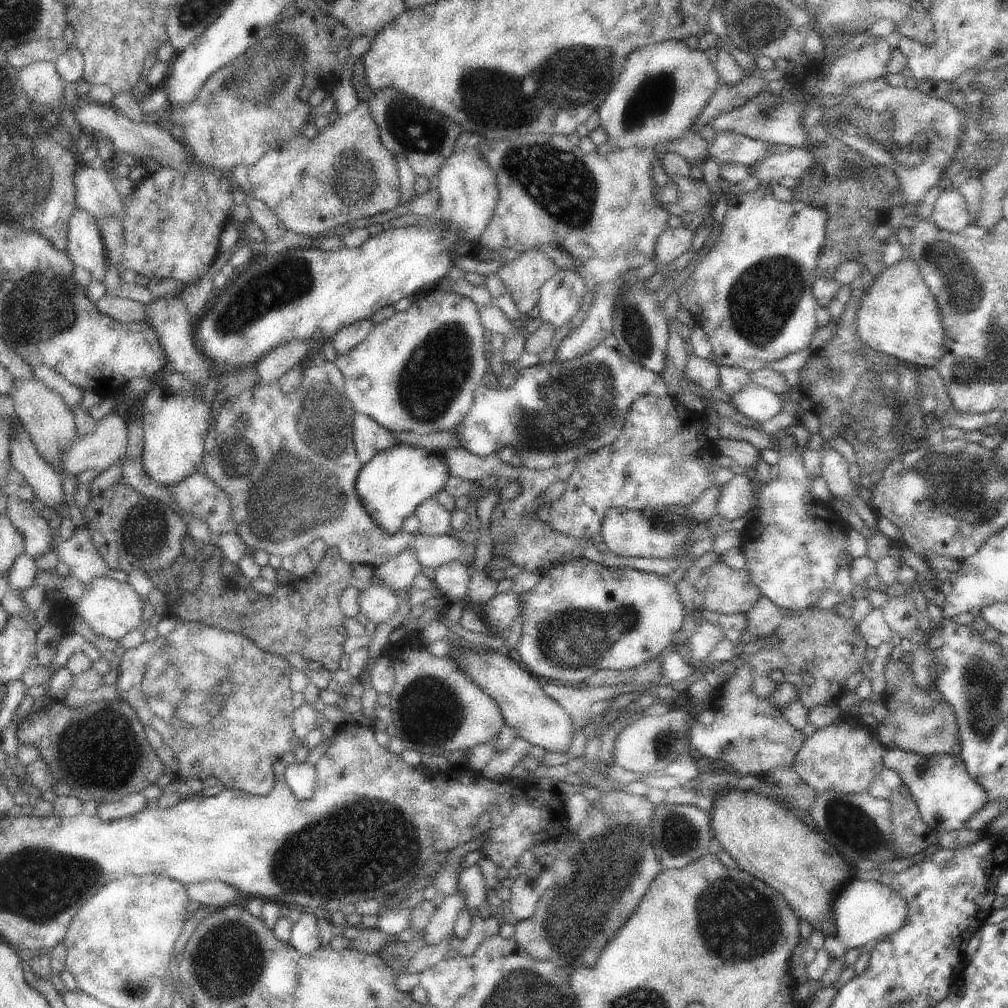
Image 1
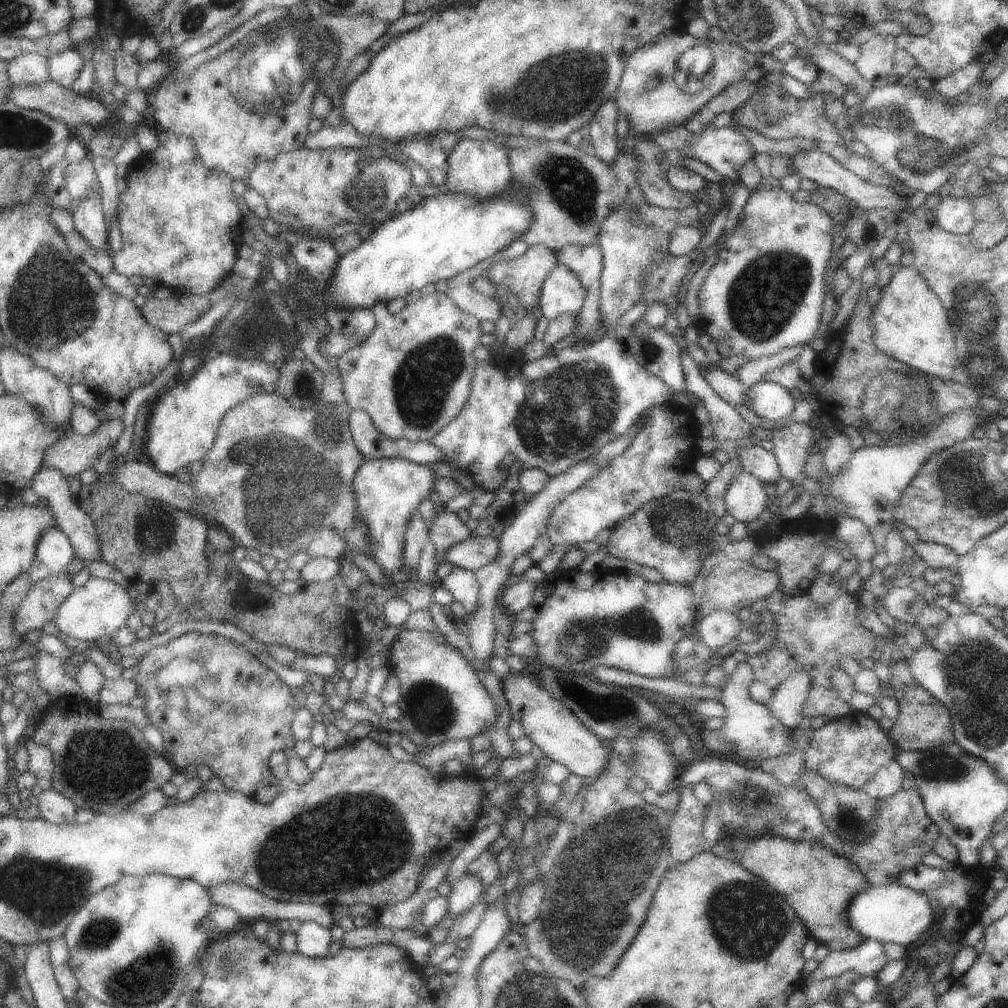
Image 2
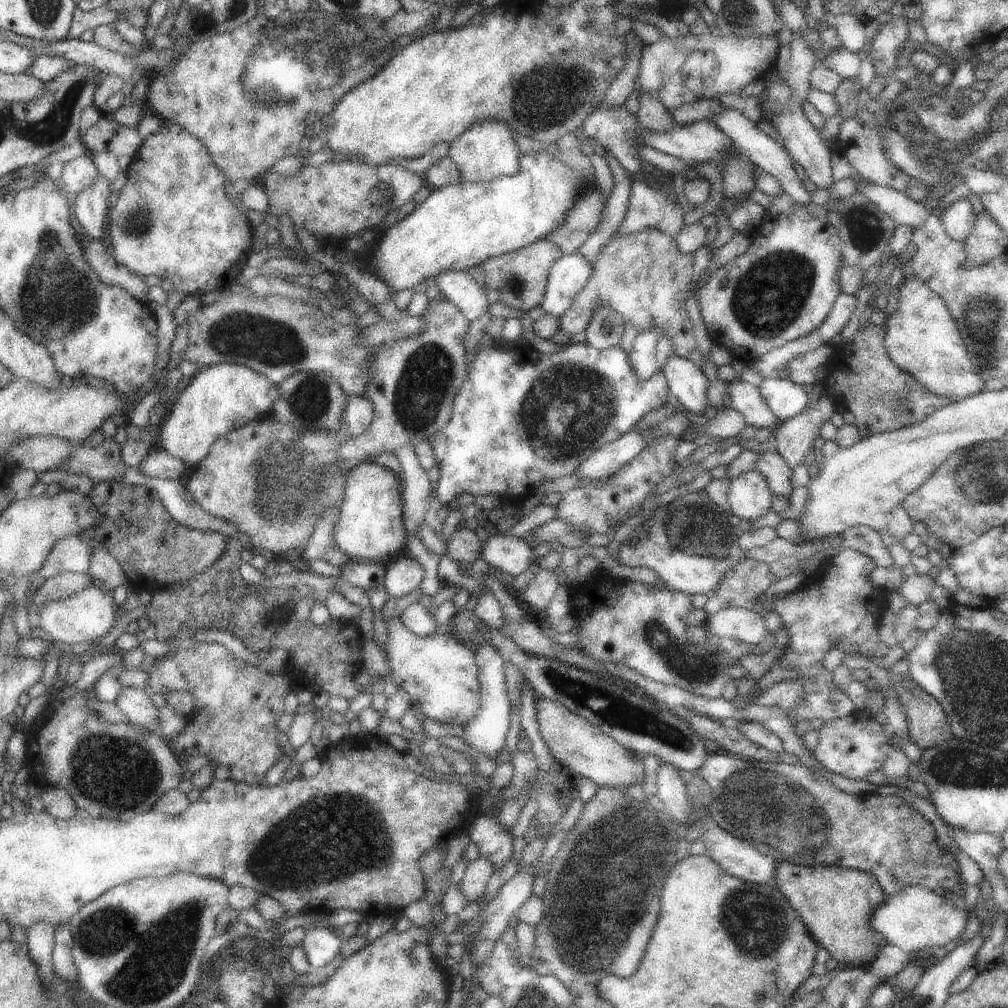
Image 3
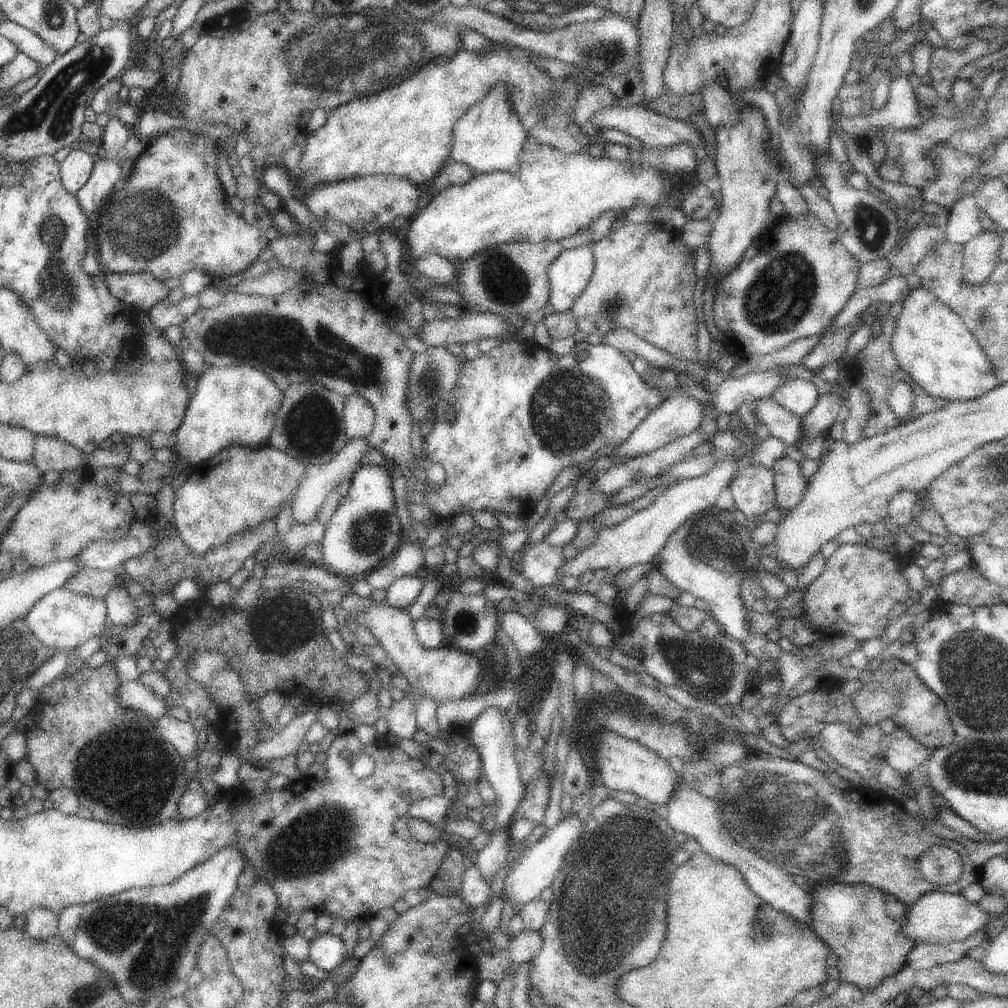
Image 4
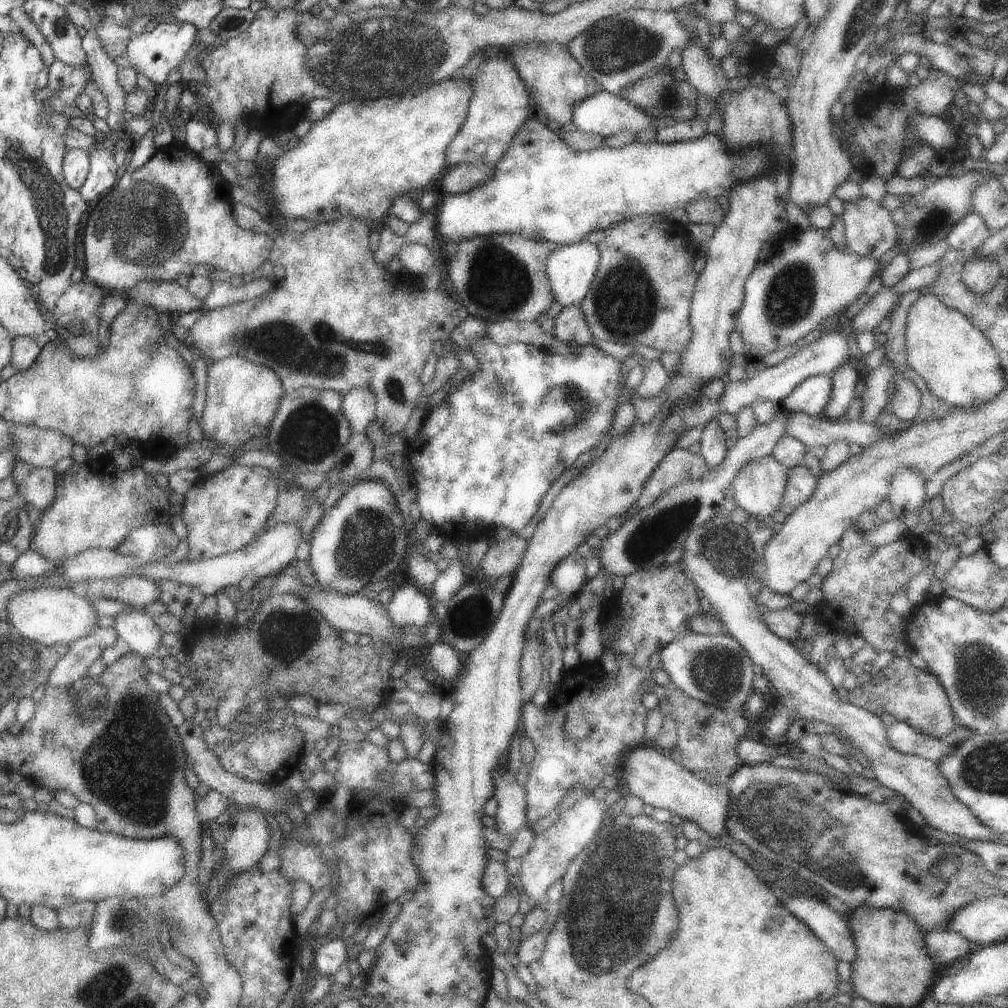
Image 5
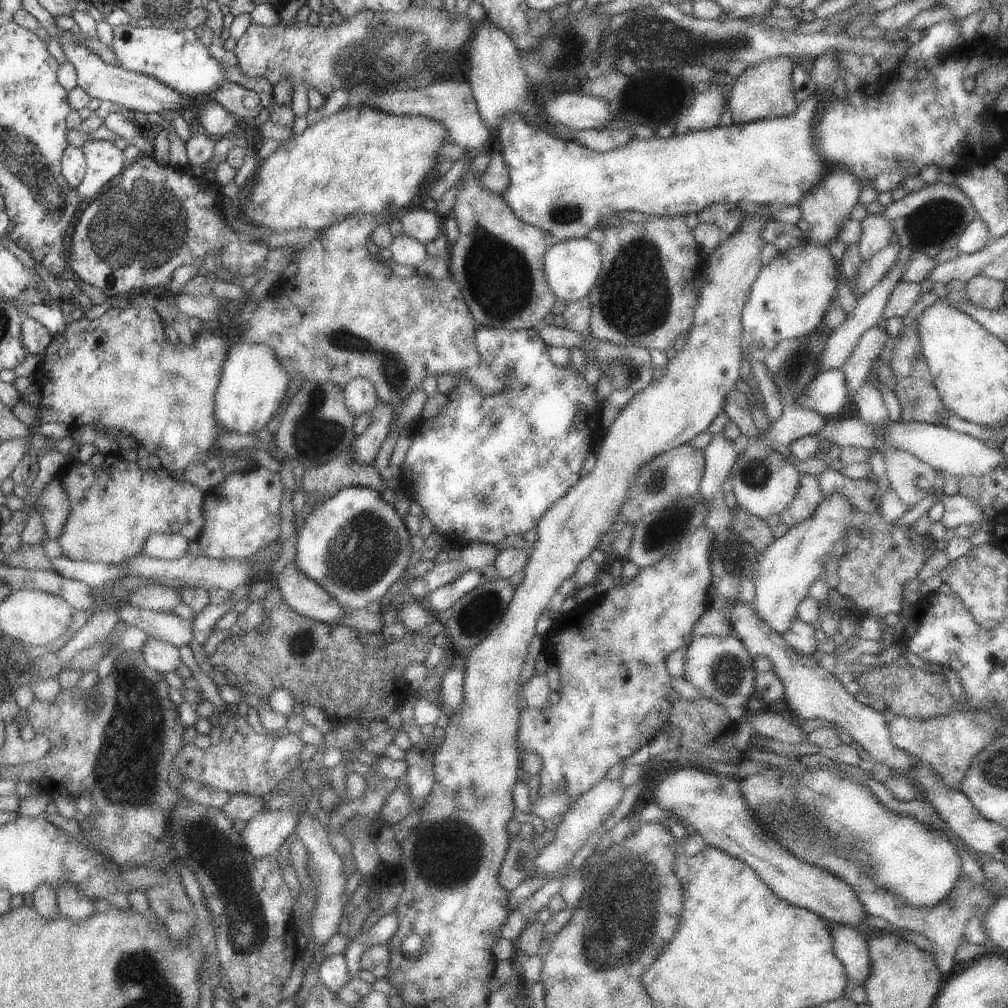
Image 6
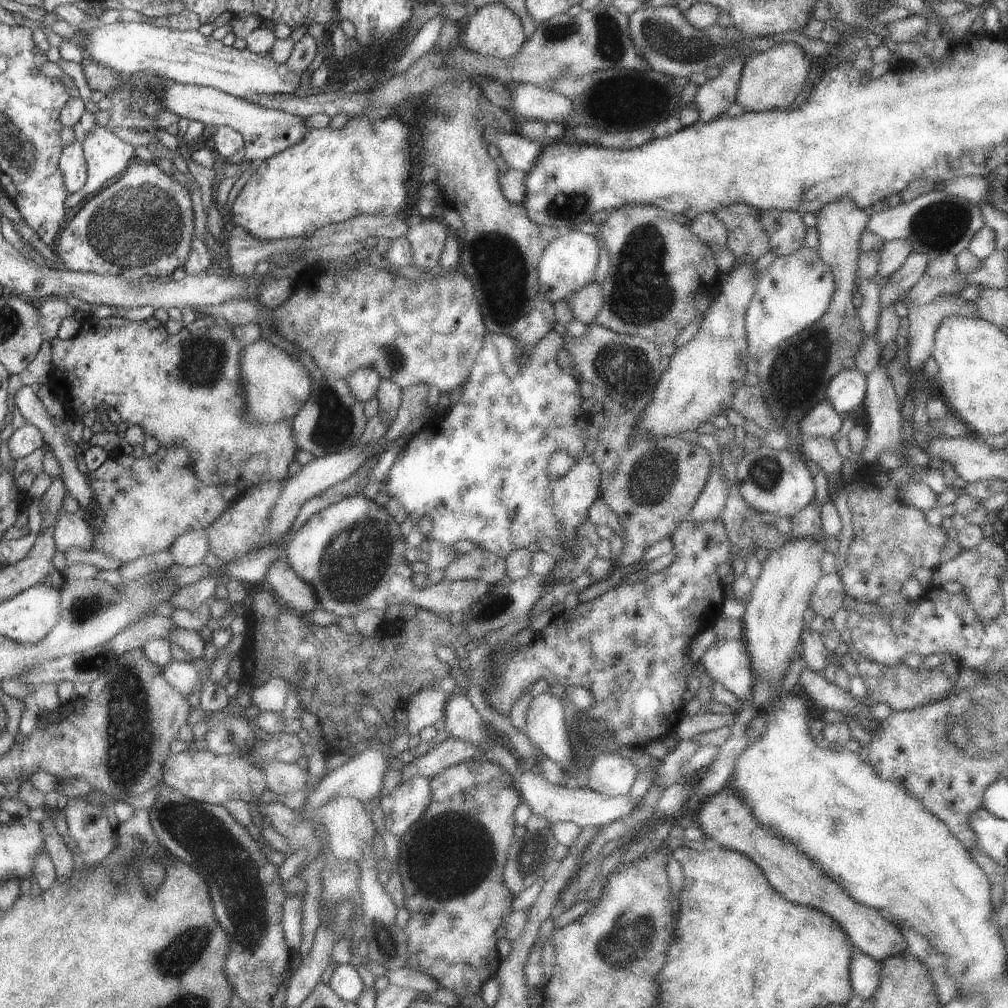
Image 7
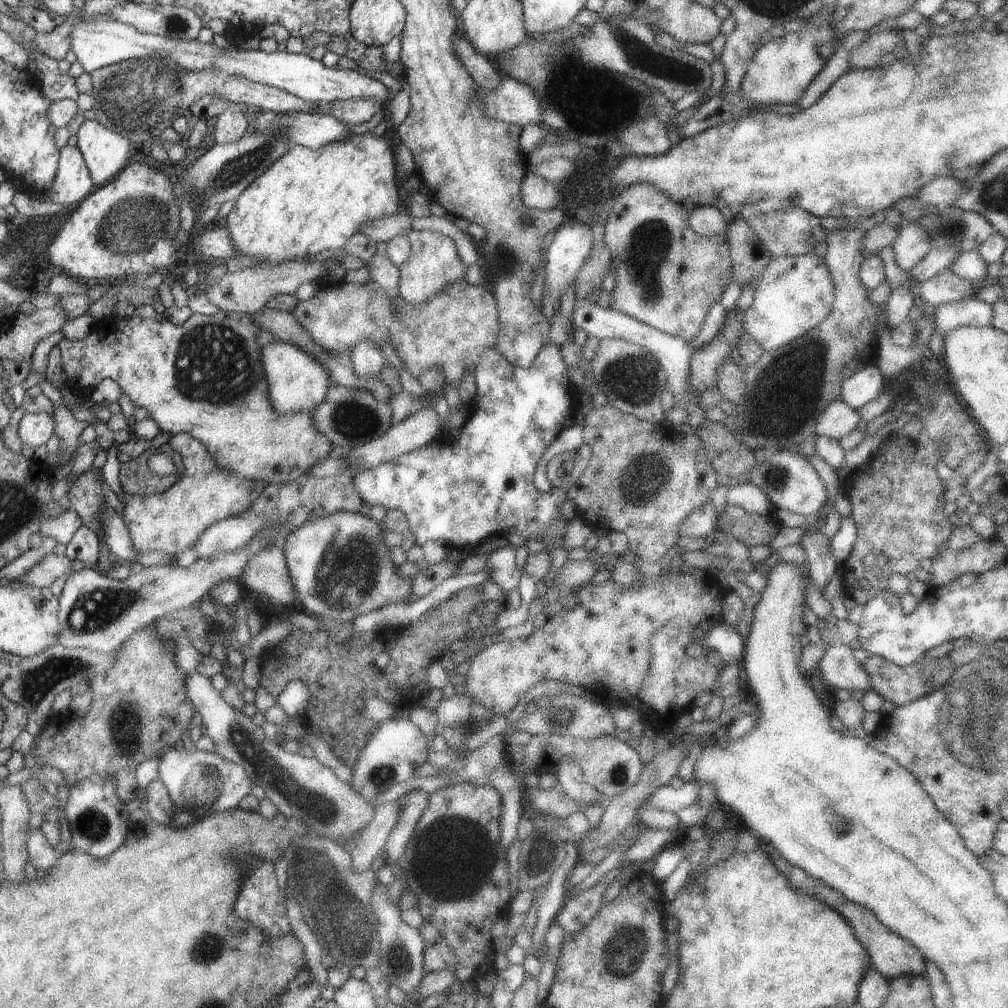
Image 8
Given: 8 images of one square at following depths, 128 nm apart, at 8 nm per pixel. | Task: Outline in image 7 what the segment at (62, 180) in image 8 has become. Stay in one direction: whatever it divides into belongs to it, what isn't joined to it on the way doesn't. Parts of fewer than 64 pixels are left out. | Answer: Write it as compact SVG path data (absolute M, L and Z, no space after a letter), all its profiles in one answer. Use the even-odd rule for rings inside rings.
M75 141L66 146L61 156L61 169L70 194L84 186L87 181L87 166L82 143Z

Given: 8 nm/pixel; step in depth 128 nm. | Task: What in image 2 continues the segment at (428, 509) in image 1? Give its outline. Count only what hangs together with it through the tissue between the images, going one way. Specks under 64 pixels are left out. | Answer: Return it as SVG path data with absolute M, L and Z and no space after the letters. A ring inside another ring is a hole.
M442 509L434 521L429 526L431 535L429 538L434 543L436 549L436 565L444 561L444 554L449 546L456 544L458 541L466 540L470 537L471 530L466 523L460 520L457 513Z

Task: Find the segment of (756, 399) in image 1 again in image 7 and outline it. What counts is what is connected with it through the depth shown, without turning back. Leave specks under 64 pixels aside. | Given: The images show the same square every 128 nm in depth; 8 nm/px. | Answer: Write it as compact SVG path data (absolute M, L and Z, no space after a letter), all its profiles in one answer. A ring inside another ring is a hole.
M858 369L841 370L830 379L825 400L844 417L856 414L865 397L866 383L867 376Z

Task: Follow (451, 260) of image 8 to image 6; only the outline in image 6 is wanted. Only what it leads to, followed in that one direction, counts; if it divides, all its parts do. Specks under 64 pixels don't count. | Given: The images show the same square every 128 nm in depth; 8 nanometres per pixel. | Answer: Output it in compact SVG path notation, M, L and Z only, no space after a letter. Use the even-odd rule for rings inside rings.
M407 210L400 216L406 235L422 244L432 242L440 232L440 217L436 213L423 210Z

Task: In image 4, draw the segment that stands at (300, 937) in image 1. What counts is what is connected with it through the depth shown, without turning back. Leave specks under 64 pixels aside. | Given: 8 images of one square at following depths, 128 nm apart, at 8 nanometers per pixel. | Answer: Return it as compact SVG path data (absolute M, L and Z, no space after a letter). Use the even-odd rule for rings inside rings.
M331 932L321 933L309 941L309 960L318 968L329 972L338 966L347 955L348 950L341 937Z

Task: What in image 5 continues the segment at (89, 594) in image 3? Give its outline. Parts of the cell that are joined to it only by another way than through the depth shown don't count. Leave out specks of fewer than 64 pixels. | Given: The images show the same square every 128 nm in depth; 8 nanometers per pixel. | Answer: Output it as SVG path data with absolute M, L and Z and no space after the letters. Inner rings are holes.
M42 587L18 591L8 604L9 620L14 631L32 643L40 643L51 647L68 646L72 640L80 638L82 630L90 626L90 634L96 626L95 606L80 591L72 588L57 589L56 587Z

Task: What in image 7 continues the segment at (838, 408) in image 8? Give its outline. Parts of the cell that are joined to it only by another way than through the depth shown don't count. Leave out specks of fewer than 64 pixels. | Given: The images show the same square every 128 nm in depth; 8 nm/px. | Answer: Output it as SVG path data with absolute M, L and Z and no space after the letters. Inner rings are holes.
M826 402L811 408L799 420L799 434L803 439L828 437L836 434L846 417L842 416L833 405Z

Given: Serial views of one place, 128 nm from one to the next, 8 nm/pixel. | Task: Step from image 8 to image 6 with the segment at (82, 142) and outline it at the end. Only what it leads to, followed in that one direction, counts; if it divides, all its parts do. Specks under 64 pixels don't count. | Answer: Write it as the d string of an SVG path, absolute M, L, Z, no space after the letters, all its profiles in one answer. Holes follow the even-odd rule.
M89 138L82 150L87 167L82 182L75 189L89 202L116 182L124 170L124 154L110 141L90 142Z

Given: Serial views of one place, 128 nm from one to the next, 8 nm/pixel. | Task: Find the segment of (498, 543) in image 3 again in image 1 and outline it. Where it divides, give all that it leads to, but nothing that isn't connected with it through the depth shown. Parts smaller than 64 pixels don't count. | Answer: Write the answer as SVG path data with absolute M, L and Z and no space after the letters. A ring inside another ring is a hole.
M321 353L307 365L303 371L303 378L298 389L291 393L286 393L281 389L278 384L258 386L258 388L252 390L252 392L240 393L238 397L232 397L226 399L221 404L221 409L218 410L218 414L214 412L216 420L212 420L209 426L208 437L205 438L205 450L207 453L207 459L204 464L208 468L208 474L213 478L214 482L221 487L222 490L226 490L227 494L232 500L234 516L239 526L238 534L244 540L247 546L254 546L255 550L266 550L270 554L277 554L280 558L284 556L290 556L294 558L298 553L301 553L313 540L320 539L324 541L328 548L334 547L338 551L338 554L347 563L356 563L359 565L370 565L371 567L377 567L384 565L386 561L392 561L397 554L402 553L405 550L413 550L416 553L418 562L422 568L432 570L438 565L450 562L458 561L468 566L468 569L472 569L475 545L465 543L464 541L456 540L449 534L444 535L423 535L422 533L407 533L406 531L400 531L394 534L387 533L381 526L373 521L373 518L369 515L369 511L366 510L366 506L361 502L360 496L356 491L357 474L361 472L362 459L357 453L357 443L354 442L354 415L358 414L357 410L354 410L354 403L350 402L349 394L346 394L345 378L342 376L342 371L338 370L338 366L333 362L325 360L325 357Z

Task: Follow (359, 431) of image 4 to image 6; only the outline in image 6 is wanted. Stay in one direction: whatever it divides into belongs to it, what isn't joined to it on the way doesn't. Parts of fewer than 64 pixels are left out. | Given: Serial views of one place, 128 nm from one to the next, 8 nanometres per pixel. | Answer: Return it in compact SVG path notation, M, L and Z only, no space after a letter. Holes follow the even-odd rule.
M356 377L343 390L346 406L355 418L371 413L378 404L376 387L368 379Z

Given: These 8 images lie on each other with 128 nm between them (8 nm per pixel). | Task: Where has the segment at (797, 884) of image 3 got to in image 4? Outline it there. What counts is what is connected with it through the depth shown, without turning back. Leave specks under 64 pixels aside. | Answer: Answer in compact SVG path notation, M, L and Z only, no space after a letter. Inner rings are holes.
M830 881L818 883L812 890L807 890L811 895L811 930L822 942L825 942L831 952L838 956L840 979L860 987L862 990L877 986L882 979L897 973L905 963L905 956L916 945L913 940L901 934L899 928L905 921L905 912L908 906L897 901L888 892L870 885L853 885L850 883L837 883Z

